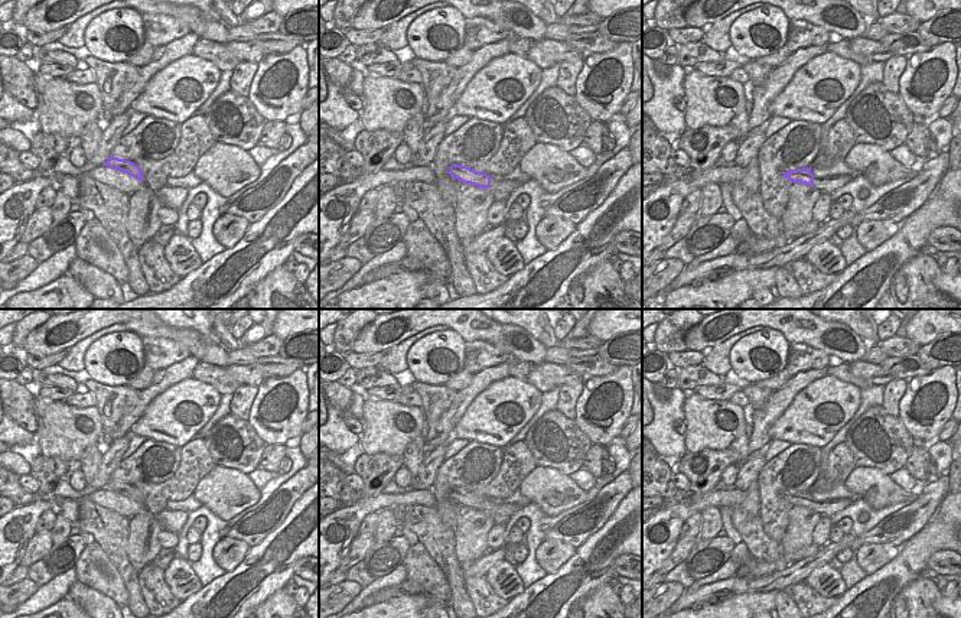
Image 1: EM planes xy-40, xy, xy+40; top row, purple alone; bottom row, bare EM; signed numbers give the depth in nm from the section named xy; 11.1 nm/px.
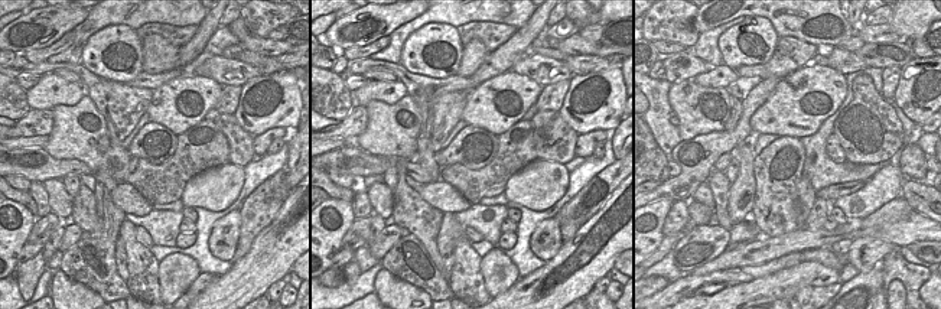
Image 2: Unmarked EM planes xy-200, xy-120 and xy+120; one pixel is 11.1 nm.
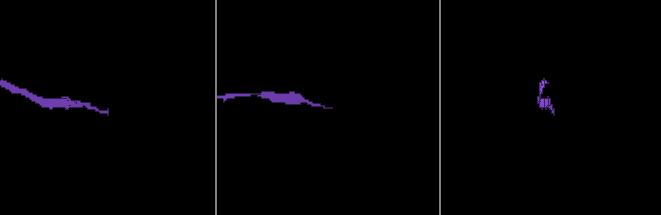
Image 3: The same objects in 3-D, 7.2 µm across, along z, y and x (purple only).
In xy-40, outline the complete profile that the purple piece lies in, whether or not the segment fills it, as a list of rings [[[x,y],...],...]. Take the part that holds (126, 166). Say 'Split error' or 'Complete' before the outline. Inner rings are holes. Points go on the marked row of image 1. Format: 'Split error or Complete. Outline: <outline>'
Complete. Outline: [[[111,156],[102,166],[118,169],[139,180],[144,180],[141,169],[130,160]]]

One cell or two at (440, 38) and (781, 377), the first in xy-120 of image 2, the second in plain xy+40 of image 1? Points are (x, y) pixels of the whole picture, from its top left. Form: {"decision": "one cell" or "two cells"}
{"decision": "two cells"}

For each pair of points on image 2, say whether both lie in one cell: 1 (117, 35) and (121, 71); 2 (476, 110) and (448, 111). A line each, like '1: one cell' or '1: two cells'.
1: one cell
2: two cells

